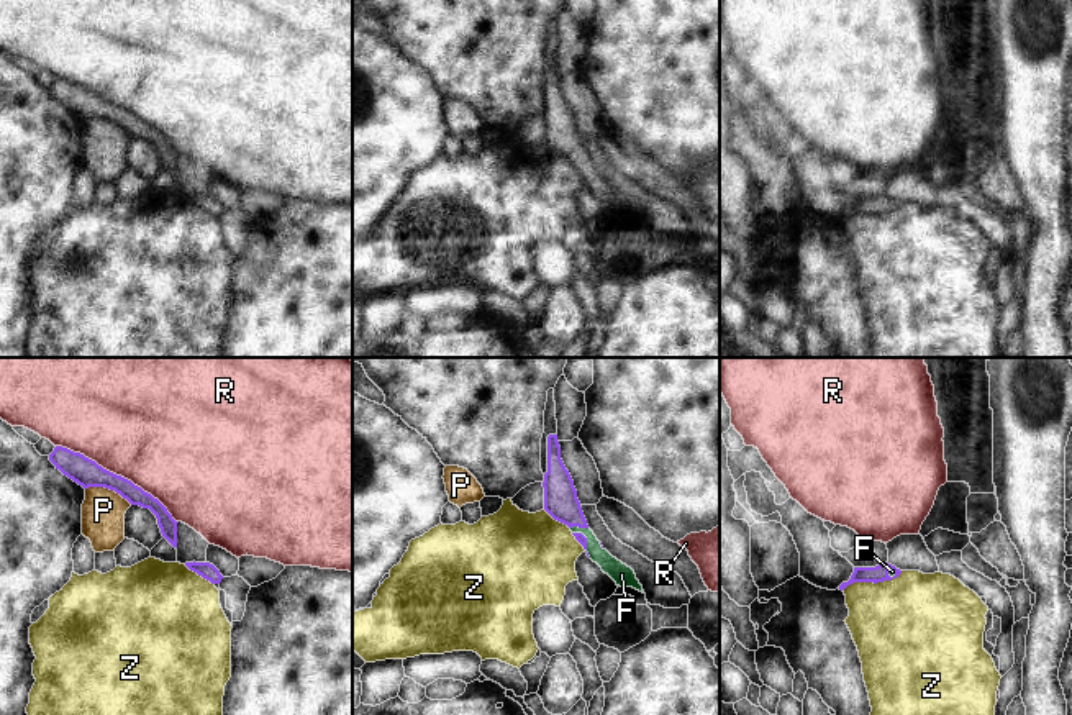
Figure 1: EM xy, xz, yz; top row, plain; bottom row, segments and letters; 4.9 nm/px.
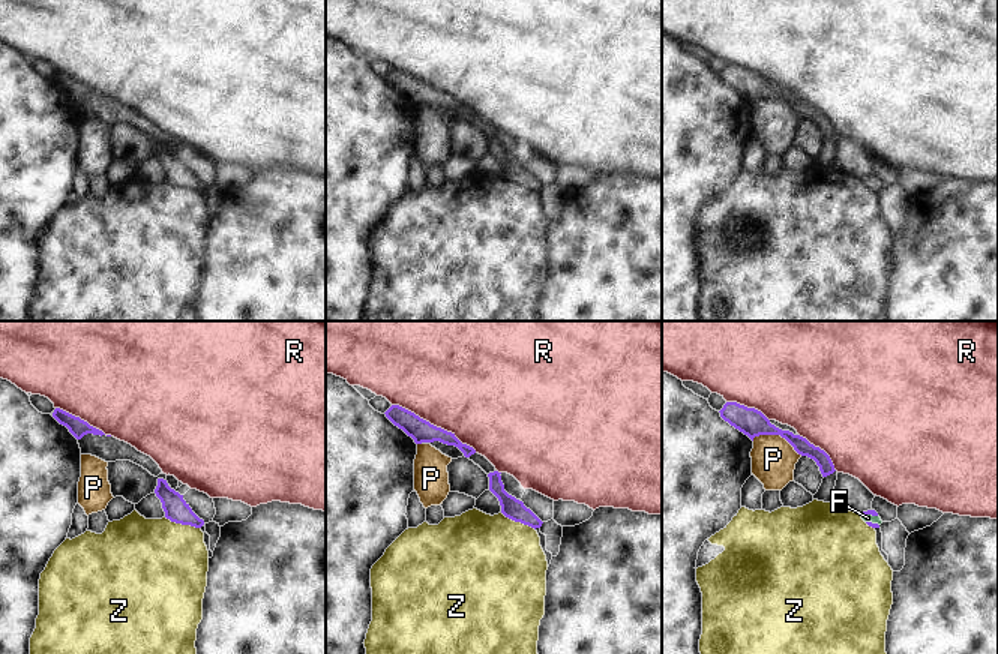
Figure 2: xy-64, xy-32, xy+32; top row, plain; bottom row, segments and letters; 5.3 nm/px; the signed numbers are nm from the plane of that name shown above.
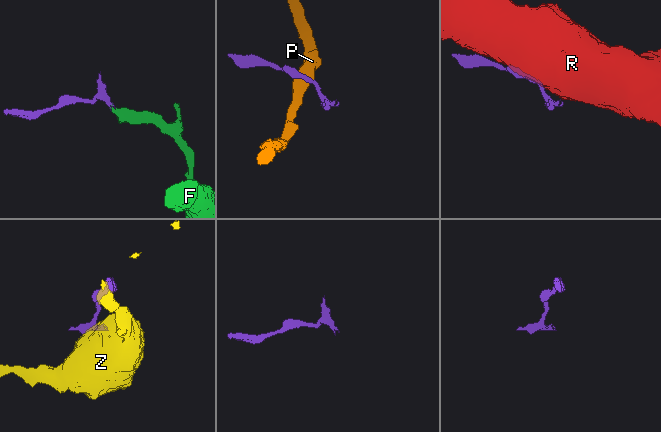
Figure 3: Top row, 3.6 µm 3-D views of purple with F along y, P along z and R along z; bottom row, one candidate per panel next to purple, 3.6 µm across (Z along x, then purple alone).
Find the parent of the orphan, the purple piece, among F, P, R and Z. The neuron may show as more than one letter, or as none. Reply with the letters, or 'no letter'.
F.

